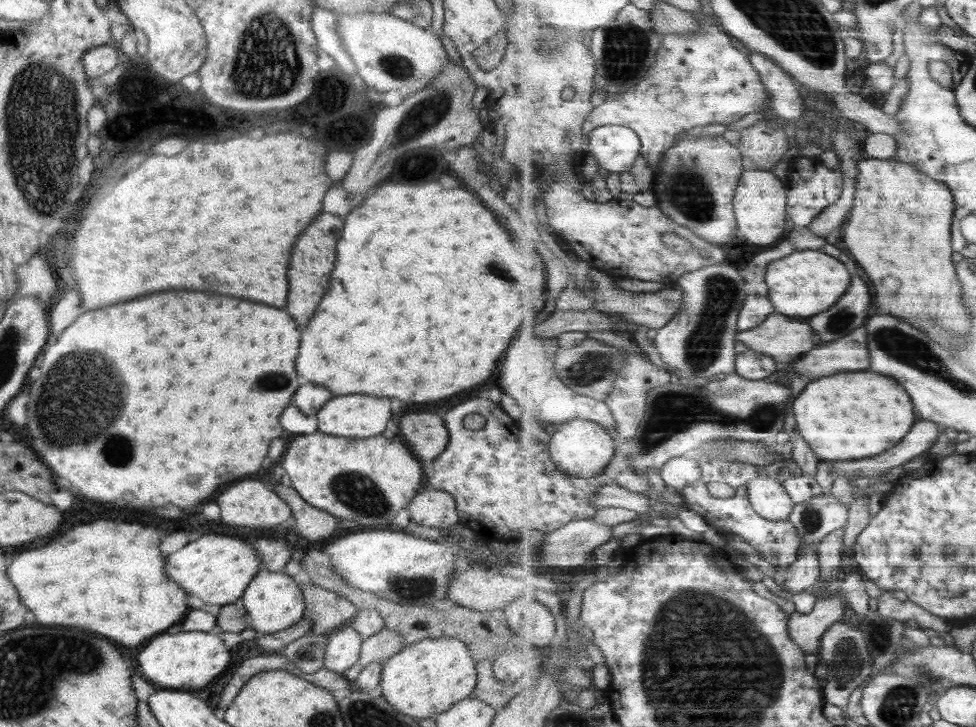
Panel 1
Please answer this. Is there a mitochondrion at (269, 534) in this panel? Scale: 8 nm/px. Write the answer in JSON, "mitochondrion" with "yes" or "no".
{"mitochondrion":"no"}

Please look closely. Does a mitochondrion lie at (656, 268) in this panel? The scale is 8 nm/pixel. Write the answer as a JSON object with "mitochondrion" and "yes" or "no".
{"mitochondrion":"no"}

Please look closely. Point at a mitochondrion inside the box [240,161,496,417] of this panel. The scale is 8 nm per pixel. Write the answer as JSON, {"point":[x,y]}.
{"point":[271,381]}

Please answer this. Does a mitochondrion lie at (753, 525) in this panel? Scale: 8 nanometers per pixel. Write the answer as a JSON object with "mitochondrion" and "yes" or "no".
{"mitochondrion":"no"}

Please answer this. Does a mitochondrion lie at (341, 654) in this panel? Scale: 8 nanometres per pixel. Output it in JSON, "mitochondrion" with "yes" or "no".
{"mitochondrion":"no"}

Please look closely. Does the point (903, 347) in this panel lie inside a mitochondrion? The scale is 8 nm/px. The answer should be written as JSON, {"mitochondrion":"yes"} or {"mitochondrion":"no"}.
{"mitochondrion":"yes"}

